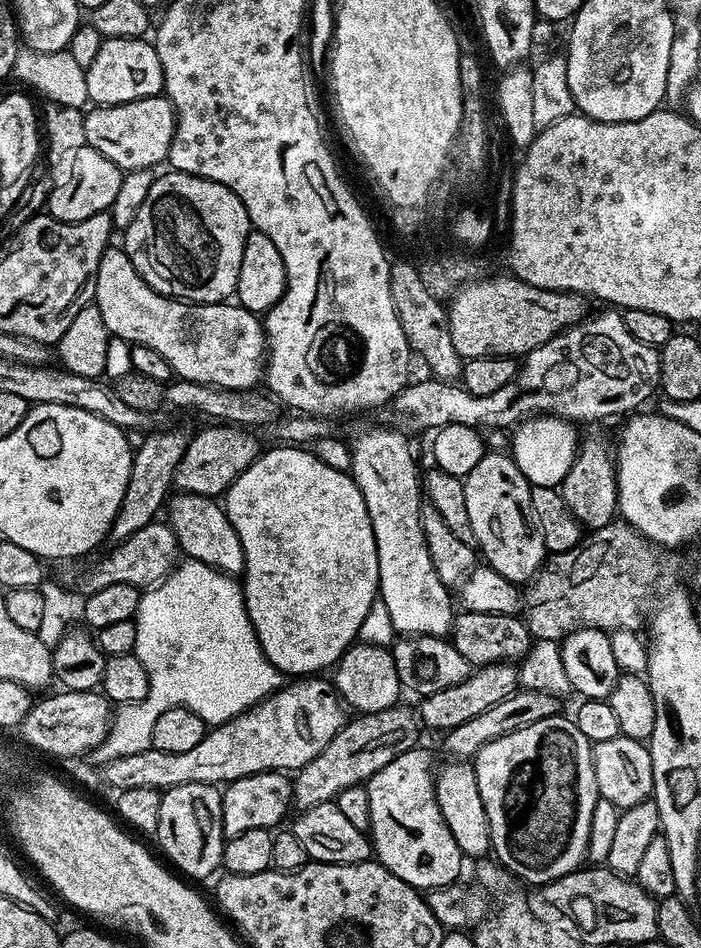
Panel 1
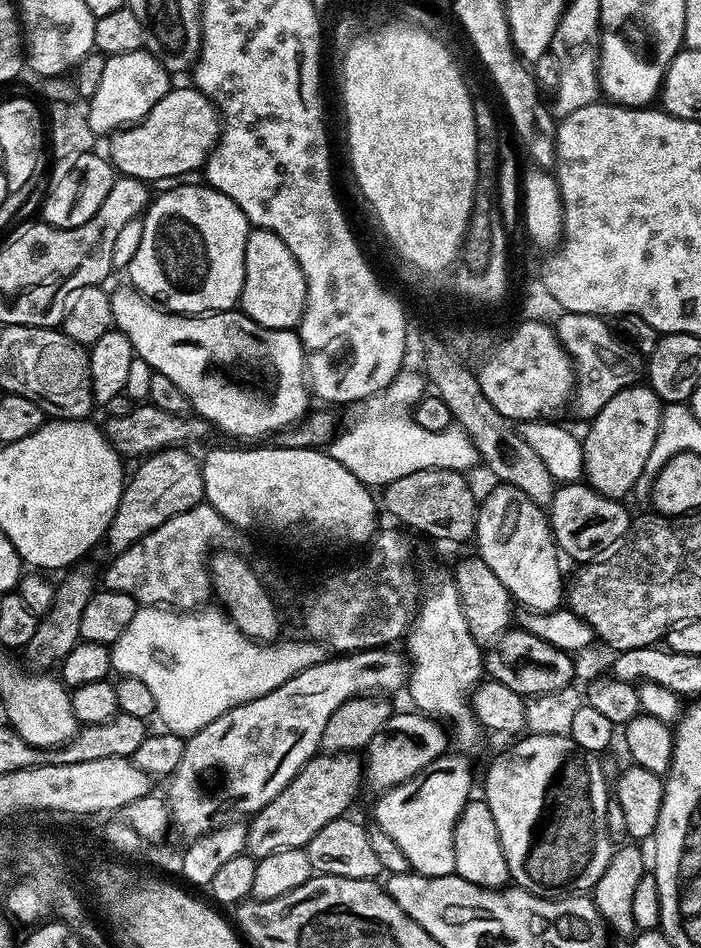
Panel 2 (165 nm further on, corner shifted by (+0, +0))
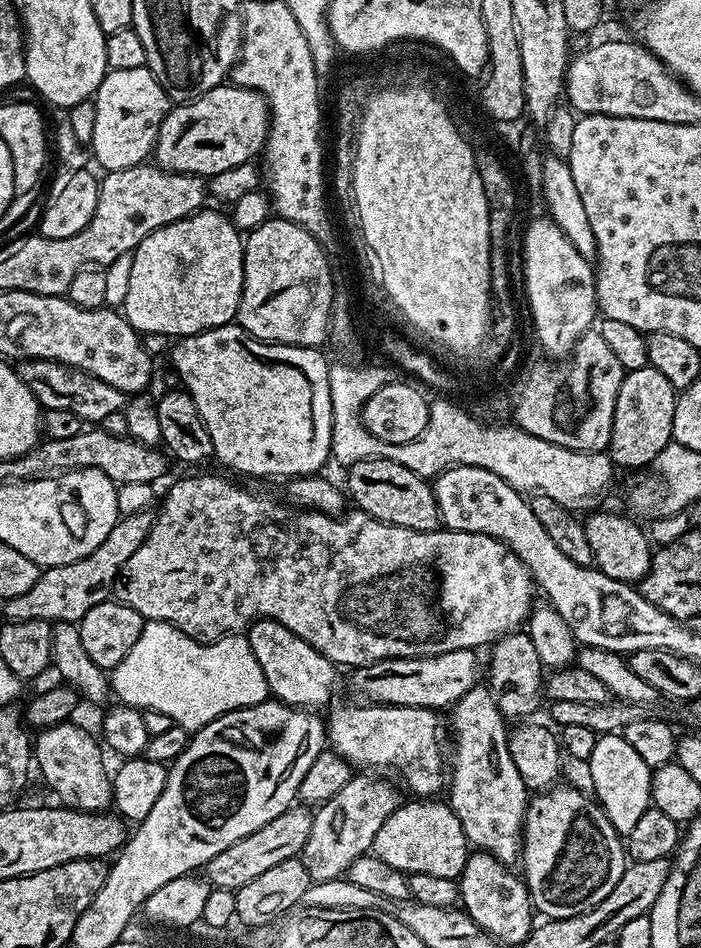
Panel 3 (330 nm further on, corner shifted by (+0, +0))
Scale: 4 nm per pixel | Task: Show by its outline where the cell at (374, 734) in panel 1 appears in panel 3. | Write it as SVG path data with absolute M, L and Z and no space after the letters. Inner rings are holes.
M307 807L304 808L287 808L282 814L278 814L278 818L266 822L266 826L262 826L254 834L234 842L234 846L218 854L206 866L207 879L215 887L235 890L250 882L250 878L258 878L258 874L270 870L270 866L278 866L278 862L293 859L297 854L303 853L304 844L310 838L313 817L313 813Z

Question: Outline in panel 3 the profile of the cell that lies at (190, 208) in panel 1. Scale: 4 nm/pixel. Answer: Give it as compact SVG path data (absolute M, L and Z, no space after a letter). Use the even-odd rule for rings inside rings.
M201 210L191 216L170 222L154 230L131 253L130 286L122 315L129 326L141 334L193 336L223 324L233 323L240 310L240 295L244 289L244 241L239 228L227 215Z

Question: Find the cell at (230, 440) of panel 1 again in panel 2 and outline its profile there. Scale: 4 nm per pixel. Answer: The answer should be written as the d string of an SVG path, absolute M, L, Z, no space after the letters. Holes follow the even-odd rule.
M184 446L163 448L161 452L154 452L151 456L143 457L138 472L127 477L124 493L118 502L118 510L114 514L106 533L106 545L108 544L112 554L124 552L131 544L138 542L143 536L150 534L158 526L162 526L162 522L166 522L172 516L177 516L186 510L190 510L205 499L201 461L197 457L192 457L188 452L191 451Z

